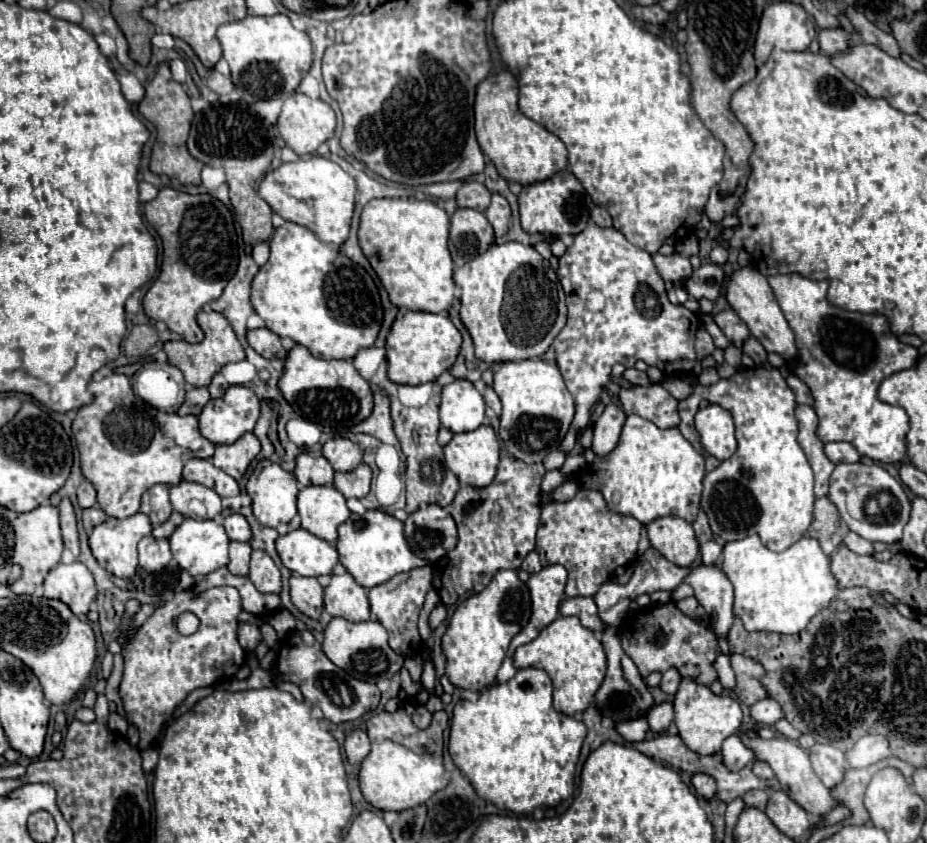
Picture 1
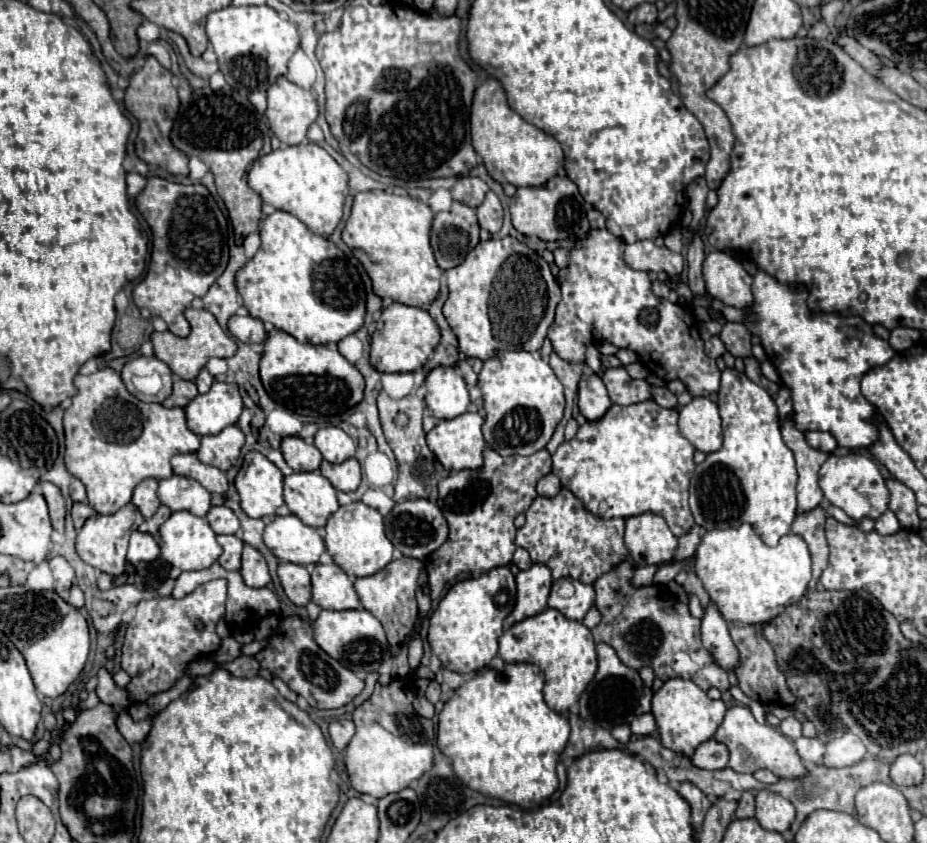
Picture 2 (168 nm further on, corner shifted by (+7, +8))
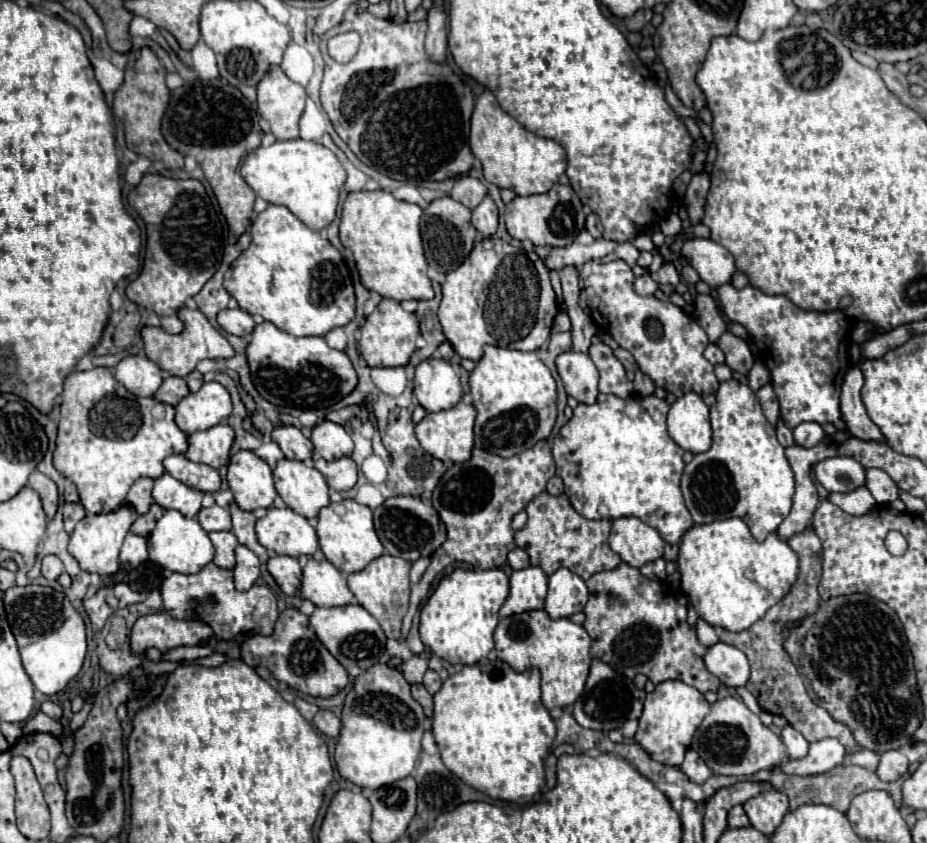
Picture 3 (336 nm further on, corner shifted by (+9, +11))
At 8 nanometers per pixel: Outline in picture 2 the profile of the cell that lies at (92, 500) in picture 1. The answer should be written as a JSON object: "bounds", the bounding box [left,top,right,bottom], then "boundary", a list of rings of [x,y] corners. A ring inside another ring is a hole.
{"bounds":[70,478,86,502],"boundary":[[[72,478],[70,498],[72,498],[74,502],[86,502],[86,488],[84,488],[84,484],[82,484],[78,478]]]}

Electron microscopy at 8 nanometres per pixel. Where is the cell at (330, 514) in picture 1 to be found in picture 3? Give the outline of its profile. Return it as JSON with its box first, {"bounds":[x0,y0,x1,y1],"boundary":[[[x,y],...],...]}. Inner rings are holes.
{"bounds":[274,459,330,519],"boundary":[[[282,459],[274,469],[274,483],[282,501],[306,519],[318,517],[320,509],[330,505],[324,475],[302,461]]]}

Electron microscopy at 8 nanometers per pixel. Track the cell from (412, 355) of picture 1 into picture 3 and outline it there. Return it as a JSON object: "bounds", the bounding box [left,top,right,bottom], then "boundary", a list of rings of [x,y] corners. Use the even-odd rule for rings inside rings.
{"bounds":[358,299,420,367],"boundary":[[[382,299],[380,305],[366,317],[360,329],[358,351],[366,359],[368,367],[404,367],[416,351],[416,339],[420,337],[420,323],[416,313],[408,313],[394,299]]]}

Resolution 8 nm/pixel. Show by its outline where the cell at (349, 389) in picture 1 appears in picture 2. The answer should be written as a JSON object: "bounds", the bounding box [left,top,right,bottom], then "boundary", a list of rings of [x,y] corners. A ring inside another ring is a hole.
{"bounds":[260,330,364,418],"boundary":[[[272,330],[266,336],[264,352],[260,358],[260,378],[268,396],[296,414],[310,418],[330,418],[346,414],[354,408],[364,394],[364,378],[354,364],[350,364],[336,346],[328,344],[300,344],[296,338],[282,330]]]}

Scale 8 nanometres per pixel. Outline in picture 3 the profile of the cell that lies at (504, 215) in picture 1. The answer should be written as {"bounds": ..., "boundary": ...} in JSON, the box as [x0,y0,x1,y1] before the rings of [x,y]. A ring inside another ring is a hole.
{"bounds":[472,195,498,237],"boundary":[[[486,195],[484,201],[472,209],[472,225],[484,235],[492,237],[498,229],[498,207],[492,203],[492,197]]]}

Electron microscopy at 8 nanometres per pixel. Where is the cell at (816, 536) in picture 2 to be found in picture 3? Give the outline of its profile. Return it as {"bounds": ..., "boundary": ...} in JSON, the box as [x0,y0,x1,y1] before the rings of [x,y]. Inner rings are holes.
{"bounds":[720,525,856,749],"boundary":[[[808,525],[804,531],[792,535],[788,539],[788,545],[798,553],[800,557],[800,575],[798,581],[794,583],[792,591],[774,607],[768,609],[768,613],[764,615],[764,619],[760,619],[758,623],[754,623],[750,629],[740,631],[740,633],[732,633],[732,631],[722,631],[720,639],[724,643],[732,643],[734,647],[738,647],[740,651],[744,651],[744,655],[750,661],[750,679],[746,683],[746,689],[756,697],[756,701],[760,703],[760,707],[772,715],[782,715],[788,719],[788,723],[800,731],[810,743],[812,741],[820,741],[826,737],[834,737],[838,741],[842,741],[848,749],[852,749],[856,745],[852,733],[848,731],[848,727],[844,727],[842,723],[834,721],[826,709],[822,709],[820,705],[816,705],[808,693],[806,687],[802,683],[802,677],[798,675],[794,663],[790,661],[790,657],[784,653],[782,649],[782,629],[784,625],[796,625],[798,621],[802,621],[804,617],[812,615],[818,609],[818,581],[822,577],[822,543],[814,531],[812,525]]]}

